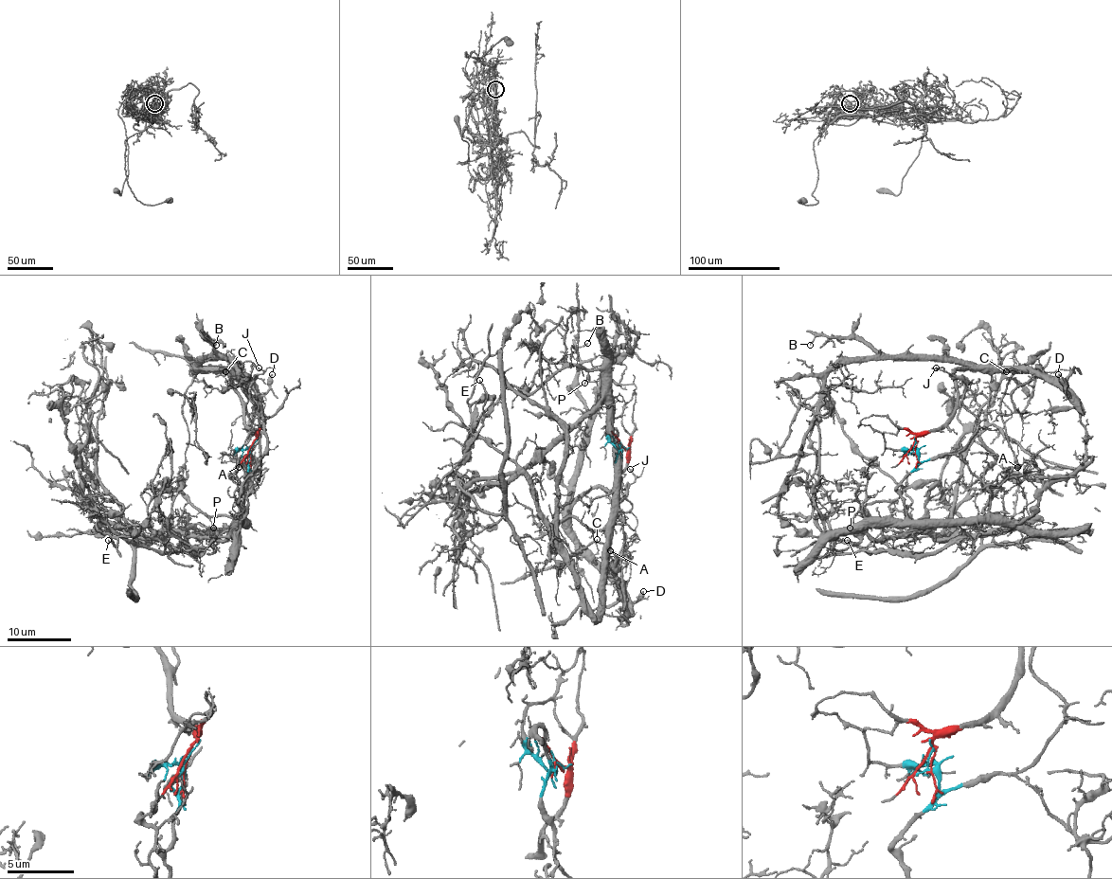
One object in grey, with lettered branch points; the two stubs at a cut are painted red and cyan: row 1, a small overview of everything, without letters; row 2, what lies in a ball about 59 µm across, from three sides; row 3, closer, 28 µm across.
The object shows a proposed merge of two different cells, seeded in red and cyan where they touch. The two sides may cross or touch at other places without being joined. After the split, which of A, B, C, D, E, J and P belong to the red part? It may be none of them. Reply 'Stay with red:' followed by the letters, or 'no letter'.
Stay with red: B, C, D

